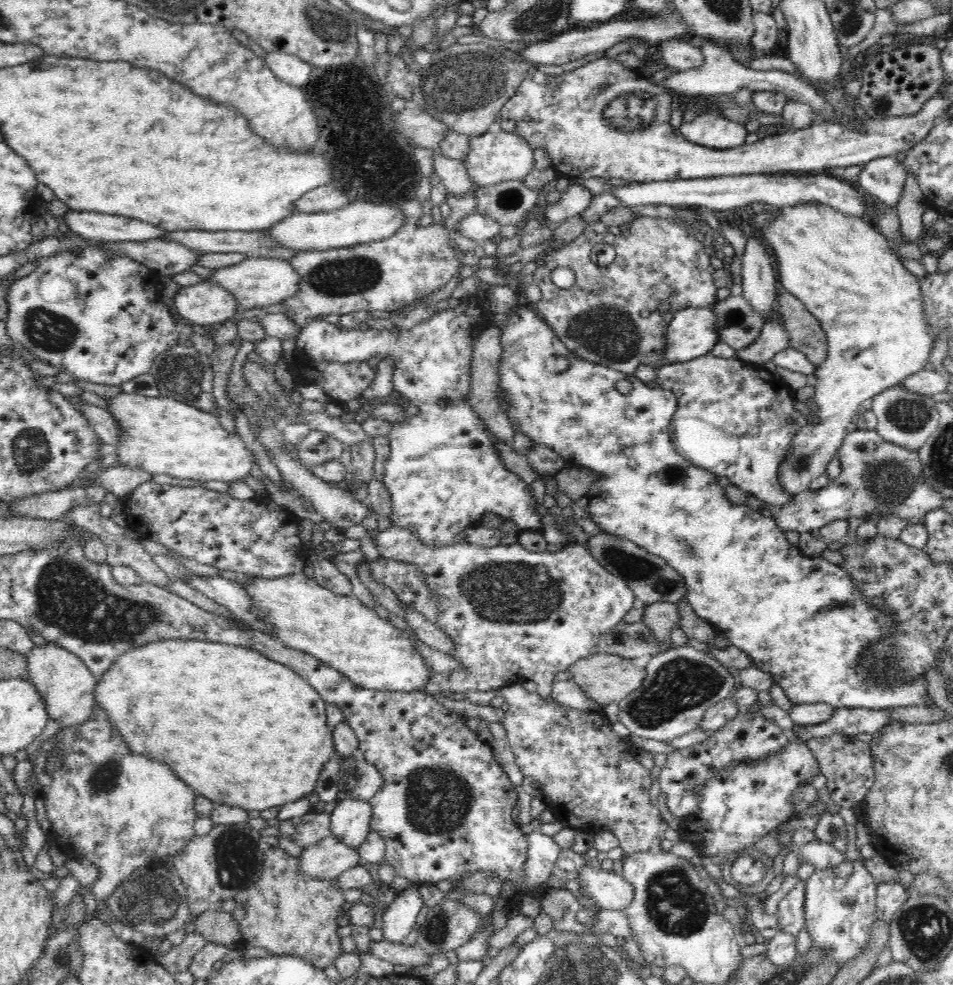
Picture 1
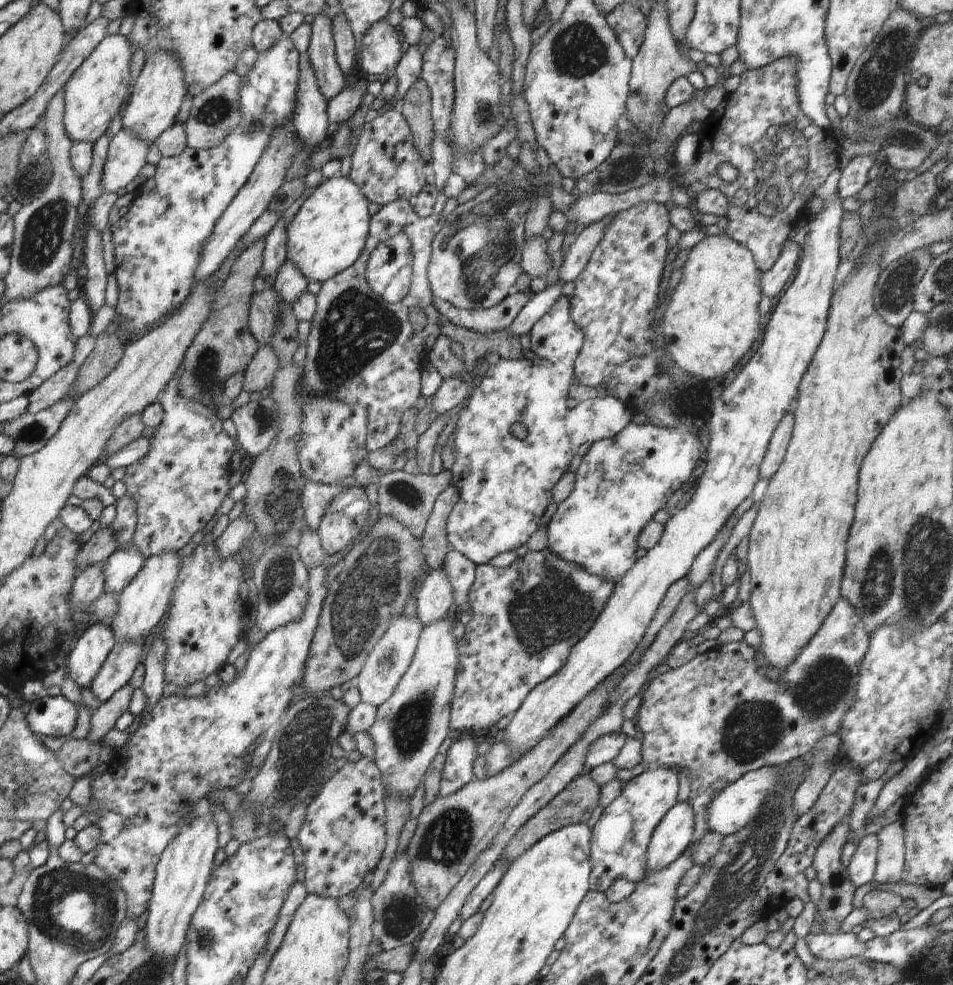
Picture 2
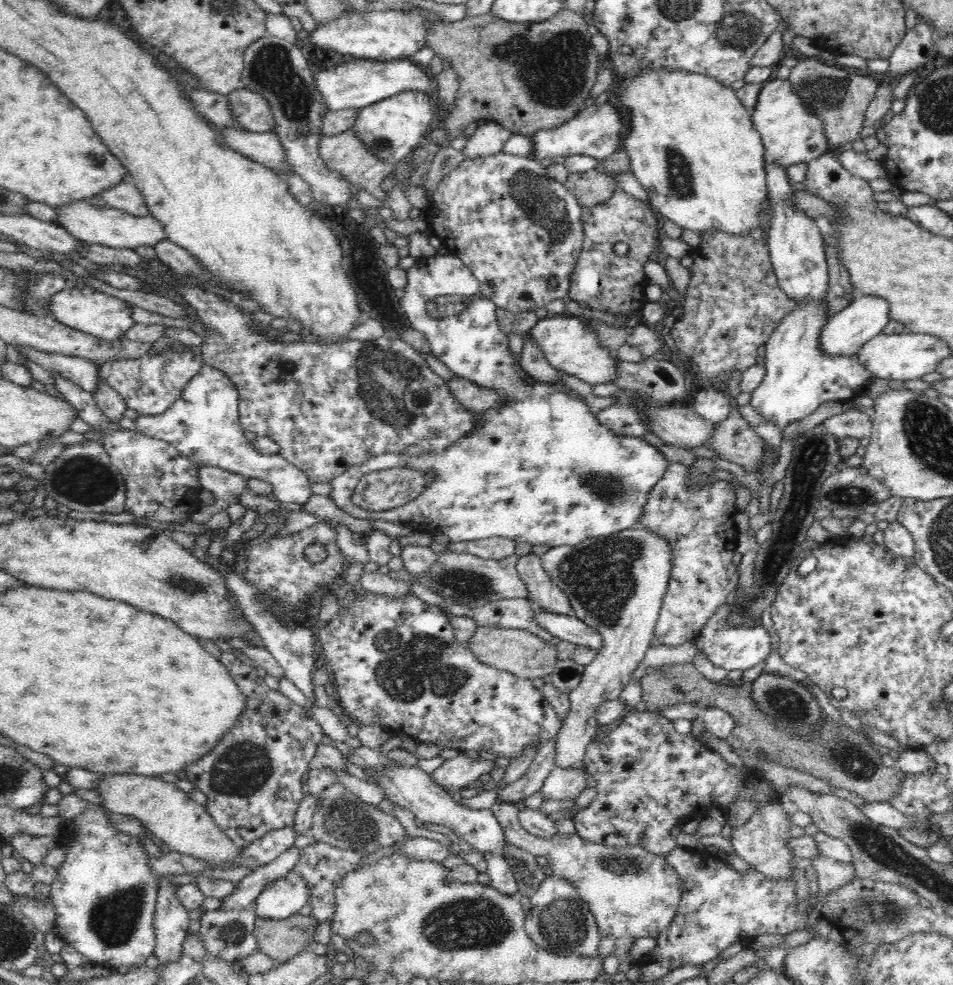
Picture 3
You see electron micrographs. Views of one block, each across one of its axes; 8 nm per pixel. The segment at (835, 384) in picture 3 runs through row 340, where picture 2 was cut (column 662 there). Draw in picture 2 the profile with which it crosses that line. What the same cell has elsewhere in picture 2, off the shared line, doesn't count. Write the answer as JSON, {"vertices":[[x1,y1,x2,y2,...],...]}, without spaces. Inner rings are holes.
{"vertices":[[668,767,650,768,623,785,620,796,603,809,599,821,592,829,590,891,603,893,618,879,639,883,645,877,647,874,647,850,651,838,662,818,677,802,678,777,676,772]]}

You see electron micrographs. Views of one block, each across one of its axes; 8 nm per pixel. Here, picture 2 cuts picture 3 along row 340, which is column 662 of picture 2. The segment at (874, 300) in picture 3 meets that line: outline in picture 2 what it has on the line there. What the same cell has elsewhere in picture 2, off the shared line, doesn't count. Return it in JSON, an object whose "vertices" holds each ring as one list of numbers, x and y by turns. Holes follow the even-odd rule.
{"vertices":[[678,801,658,824,647,850,647,874,668,866,689,847,696,816,686,801]]}

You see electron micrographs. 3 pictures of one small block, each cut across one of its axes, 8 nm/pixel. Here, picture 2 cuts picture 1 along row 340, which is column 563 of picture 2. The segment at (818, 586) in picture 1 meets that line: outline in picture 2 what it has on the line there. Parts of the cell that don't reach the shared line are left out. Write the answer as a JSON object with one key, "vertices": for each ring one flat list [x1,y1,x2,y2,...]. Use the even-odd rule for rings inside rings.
{"vertices":[[633,422,612,438,595,442,582,457,575,471,574,489,561,503,552,516,547,530,547,547,558,558,579,566,588,574,617,583,637,561,634,553,638,549,637,538,642,529,653,520,654,514,665,508,674,491,689,480,700,459,700,440,686,427,664,429,648,424,636,425]]}

